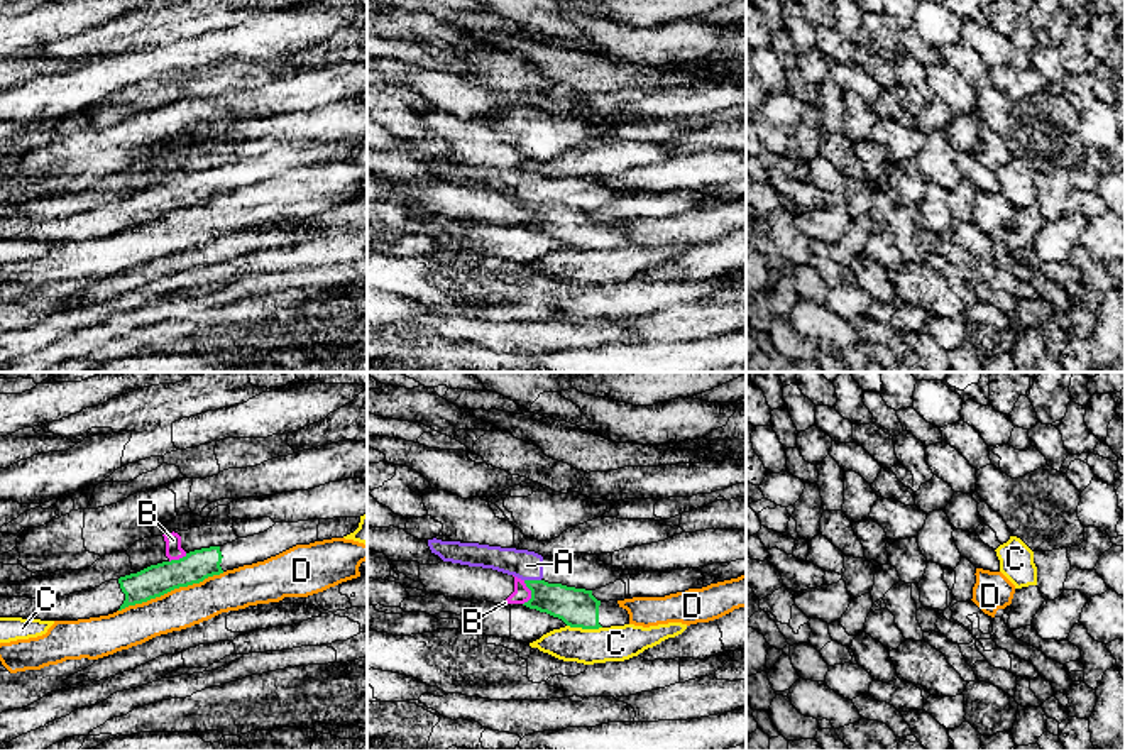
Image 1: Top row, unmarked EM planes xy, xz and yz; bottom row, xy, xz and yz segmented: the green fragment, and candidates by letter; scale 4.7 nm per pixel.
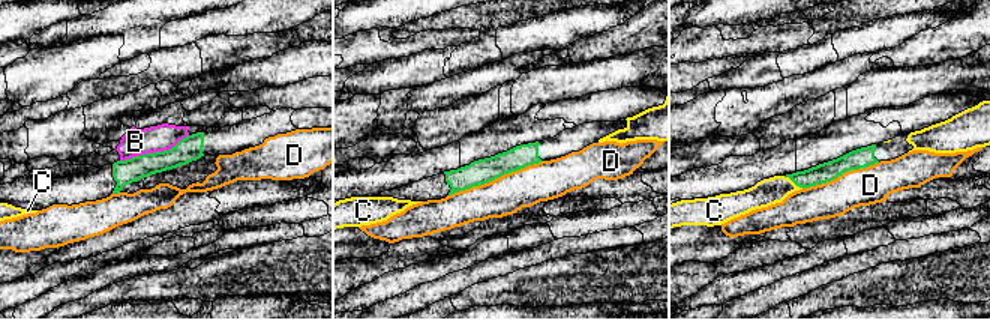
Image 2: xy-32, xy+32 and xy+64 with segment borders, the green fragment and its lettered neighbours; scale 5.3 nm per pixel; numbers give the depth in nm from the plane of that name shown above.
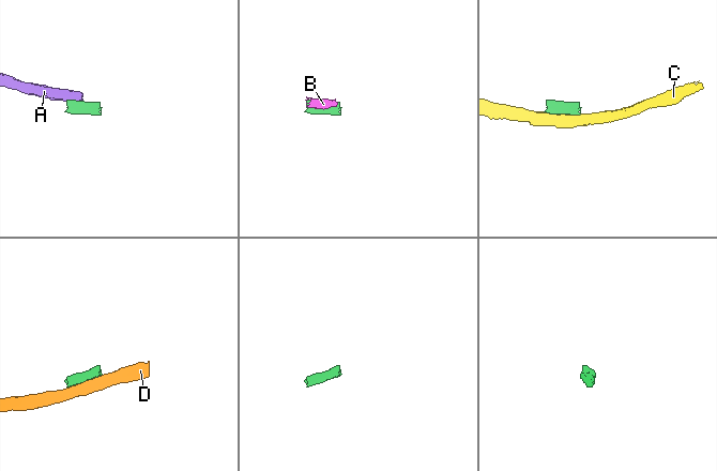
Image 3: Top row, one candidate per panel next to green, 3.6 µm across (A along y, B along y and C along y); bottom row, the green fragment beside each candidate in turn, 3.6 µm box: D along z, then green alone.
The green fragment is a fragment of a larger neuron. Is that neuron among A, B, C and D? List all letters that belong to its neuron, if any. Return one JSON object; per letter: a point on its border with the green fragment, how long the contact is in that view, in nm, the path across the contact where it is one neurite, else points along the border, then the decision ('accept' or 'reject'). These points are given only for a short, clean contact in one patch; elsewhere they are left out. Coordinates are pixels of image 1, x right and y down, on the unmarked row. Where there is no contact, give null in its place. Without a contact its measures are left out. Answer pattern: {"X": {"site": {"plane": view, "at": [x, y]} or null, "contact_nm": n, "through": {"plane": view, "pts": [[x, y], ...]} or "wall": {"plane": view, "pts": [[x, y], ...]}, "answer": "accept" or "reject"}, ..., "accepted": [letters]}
{"A": {"site": {"plane": "xz", "at": [533, 202]}, "contact_nm": 80, "wall": {"plane": "xz", "pts": [[525, 200], [540, 202]]}, "answer": "reject"}, "B": {"site": {"plane": "xz", "at": [532, 213]}, "contact_nm": 120, "wall": {"plane": "xz", "pts": [[523, 202], [530, 212], [530, 219], [523, 225]]}, "answer": "reject"}, "C": {"site": {"plane": "xz", "at": [584, 249]}, "contact_nm": 170, "answer": "reject"}, "D": {"site": {"plane": "xy", "at": [171, 210]}, "contact_nm": 550, "answer": "reject"}, "accepted": []}

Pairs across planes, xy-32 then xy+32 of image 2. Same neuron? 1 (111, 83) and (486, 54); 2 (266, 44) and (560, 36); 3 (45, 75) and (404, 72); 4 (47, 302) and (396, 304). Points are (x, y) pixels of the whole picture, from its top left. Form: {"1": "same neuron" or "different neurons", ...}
{"1": "different neurons", "2": "different neurons", "3": "same neuron", "4": "same neuron"}

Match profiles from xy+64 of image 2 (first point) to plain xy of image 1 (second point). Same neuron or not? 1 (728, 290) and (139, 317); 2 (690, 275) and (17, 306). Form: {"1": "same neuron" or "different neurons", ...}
{"1": "different neurons", "2": "same neuron"}

